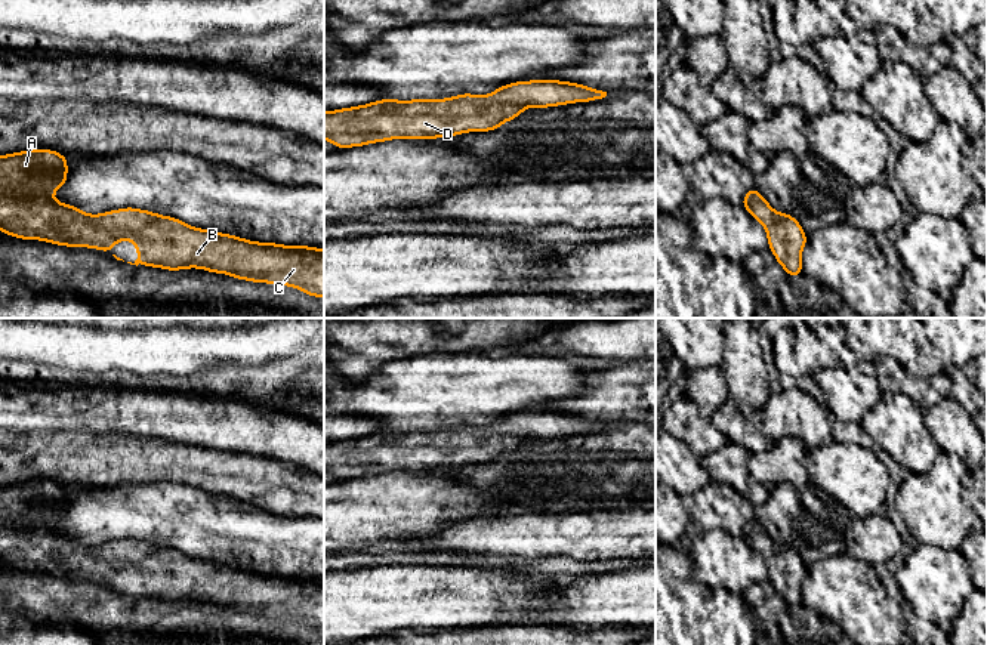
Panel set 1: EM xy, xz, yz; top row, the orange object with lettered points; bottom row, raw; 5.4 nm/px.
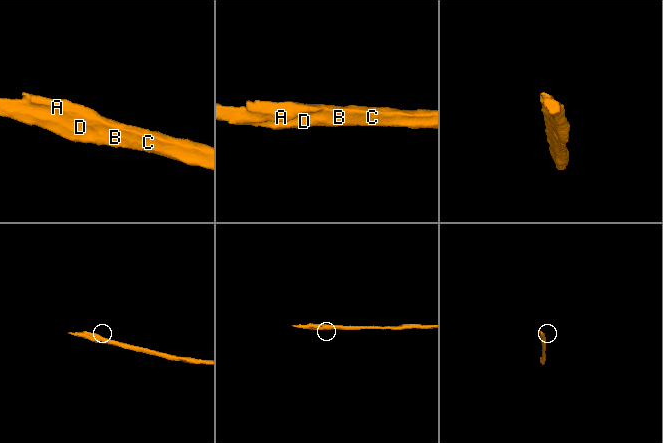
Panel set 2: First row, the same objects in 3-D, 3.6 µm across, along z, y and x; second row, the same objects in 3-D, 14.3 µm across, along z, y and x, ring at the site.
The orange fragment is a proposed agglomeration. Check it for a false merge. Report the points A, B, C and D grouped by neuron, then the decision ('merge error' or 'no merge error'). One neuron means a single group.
A B C D; no merge error

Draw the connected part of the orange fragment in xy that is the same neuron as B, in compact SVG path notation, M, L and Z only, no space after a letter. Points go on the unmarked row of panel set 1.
M53 481L0 487L1 564L110 586L118 573L127 571L139 583L133 595L127 593L130 596L166 602L200 599L324 629L324 580L256 574L133 538L83 544L50 528L67 513L68 493Z

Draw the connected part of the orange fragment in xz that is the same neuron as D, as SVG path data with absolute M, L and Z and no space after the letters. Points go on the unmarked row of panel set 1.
M558 411L515 413L496 420L490 426L462 425L445 430L413 430L370 433L367 436L324 442L324 470L343 481L363 478L373 473L401 470L435 470L450 469L466 463L499 462L505 453L515 451L524 441L531 438L558 438L574 433L598 432L607 423L583 416Z

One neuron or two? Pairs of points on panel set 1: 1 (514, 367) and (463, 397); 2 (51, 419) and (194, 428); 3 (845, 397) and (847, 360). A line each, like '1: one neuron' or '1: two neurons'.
1: one neuron
2: one neuron
3: one neuron

